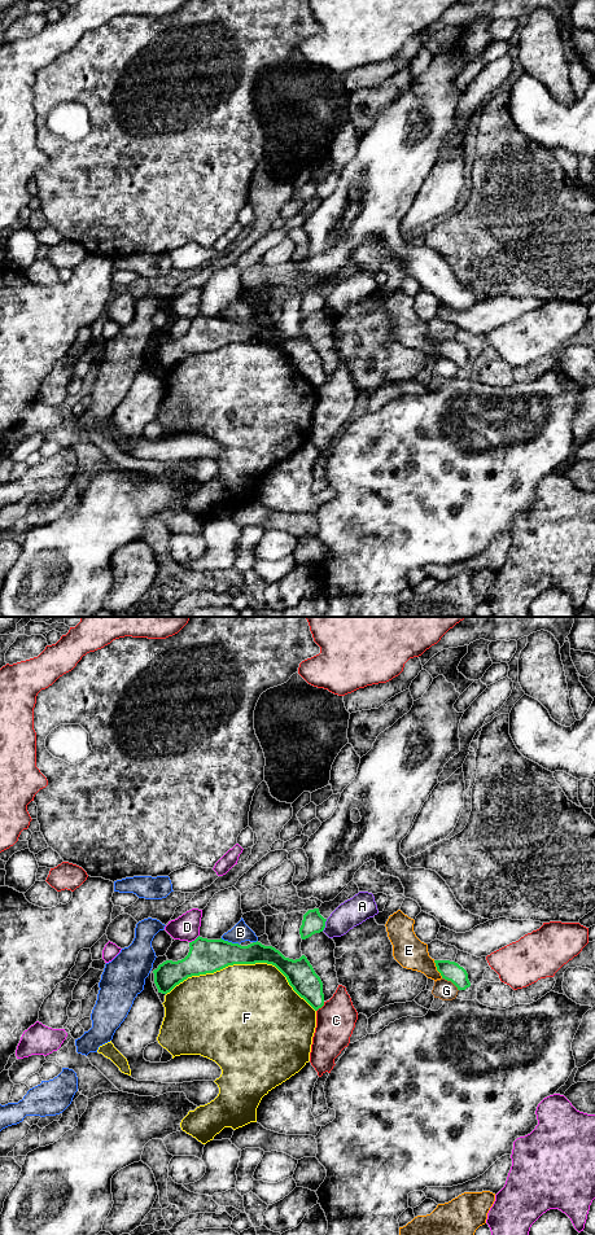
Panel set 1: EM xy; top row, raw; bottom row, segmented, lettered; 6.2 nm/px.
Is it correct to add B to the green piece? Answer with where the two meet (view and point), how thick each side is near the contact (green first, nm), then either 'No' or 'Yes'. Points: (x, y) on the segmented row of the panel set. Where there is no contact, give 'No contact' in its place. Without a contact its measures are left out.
Touches green at xy (230, 942). Thickness 220 nm (green) against 110 nm. No

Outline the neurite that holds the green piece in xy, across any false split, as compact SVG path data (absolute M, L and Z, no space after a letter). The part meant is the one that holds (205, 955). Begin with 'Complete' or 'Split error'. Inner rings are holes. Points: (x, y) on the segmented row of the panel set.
Complete. M200 936L189 942L189 947L184 959L166 960L153 971L158 993L167 994L188 977L214 973L228 965L267 963L275 965L315 1011L324 1006L323 982L305 955L293 960L258 941L241 946L222 938L207 940Z

